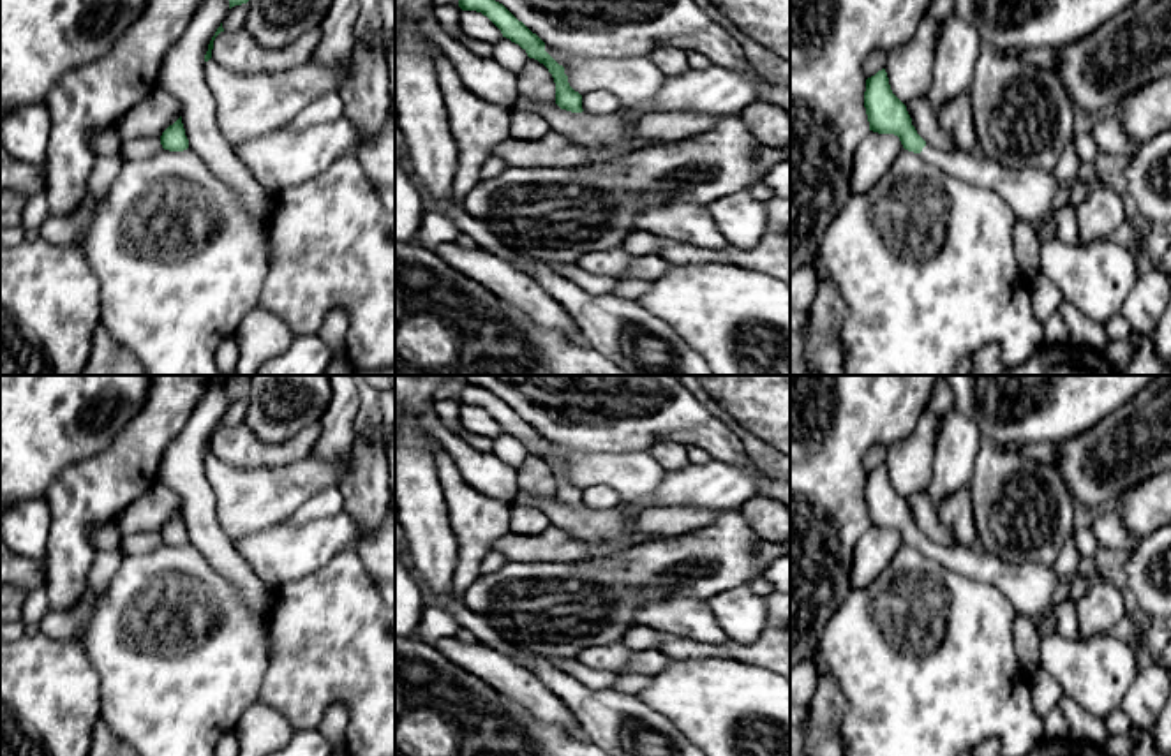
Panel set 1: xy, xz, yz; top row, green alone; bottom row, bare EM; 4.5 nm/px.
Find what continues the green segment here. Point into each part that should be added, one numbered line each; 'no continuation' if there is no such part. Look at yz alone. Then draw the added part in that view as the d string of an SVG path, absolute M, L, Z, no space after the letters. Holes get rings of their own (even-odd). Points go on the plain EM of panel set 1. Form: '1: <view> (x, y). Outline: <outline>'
1: yz (1029, 587). Outline: M926 537L919 550L952 573L995 587L1007 597L1018 617L1030 620L1042 615L1058 583L1053 567L1009 564L981 546L942 546Z

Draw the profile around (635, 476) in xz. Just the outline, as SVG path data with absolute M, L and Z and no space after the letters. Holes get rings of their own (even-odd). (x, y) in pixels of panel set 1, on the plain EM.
M545 439L545 446L564 462L570 481L580 490L591 486L608 486L615 490L621 497L621 504L645 502L658 490L665 478L665 469L656 462L649 451L638 453L586 453L570 449L566 446L556 444Z

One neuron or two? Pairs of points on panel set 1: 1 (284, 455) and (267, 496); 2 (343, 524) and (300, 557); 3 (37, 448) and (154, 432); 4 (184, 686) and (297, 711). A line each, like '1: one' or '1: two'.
1: two
2: one
3: two
4: two

